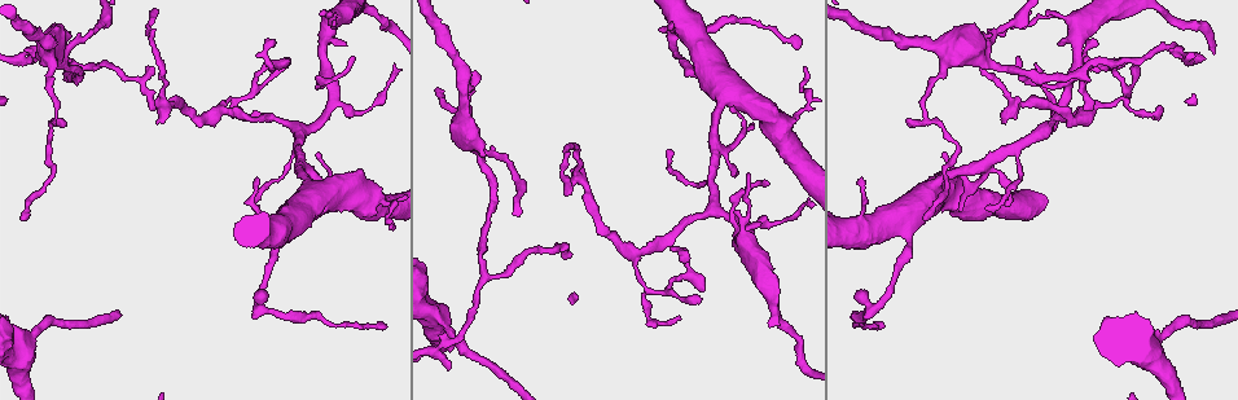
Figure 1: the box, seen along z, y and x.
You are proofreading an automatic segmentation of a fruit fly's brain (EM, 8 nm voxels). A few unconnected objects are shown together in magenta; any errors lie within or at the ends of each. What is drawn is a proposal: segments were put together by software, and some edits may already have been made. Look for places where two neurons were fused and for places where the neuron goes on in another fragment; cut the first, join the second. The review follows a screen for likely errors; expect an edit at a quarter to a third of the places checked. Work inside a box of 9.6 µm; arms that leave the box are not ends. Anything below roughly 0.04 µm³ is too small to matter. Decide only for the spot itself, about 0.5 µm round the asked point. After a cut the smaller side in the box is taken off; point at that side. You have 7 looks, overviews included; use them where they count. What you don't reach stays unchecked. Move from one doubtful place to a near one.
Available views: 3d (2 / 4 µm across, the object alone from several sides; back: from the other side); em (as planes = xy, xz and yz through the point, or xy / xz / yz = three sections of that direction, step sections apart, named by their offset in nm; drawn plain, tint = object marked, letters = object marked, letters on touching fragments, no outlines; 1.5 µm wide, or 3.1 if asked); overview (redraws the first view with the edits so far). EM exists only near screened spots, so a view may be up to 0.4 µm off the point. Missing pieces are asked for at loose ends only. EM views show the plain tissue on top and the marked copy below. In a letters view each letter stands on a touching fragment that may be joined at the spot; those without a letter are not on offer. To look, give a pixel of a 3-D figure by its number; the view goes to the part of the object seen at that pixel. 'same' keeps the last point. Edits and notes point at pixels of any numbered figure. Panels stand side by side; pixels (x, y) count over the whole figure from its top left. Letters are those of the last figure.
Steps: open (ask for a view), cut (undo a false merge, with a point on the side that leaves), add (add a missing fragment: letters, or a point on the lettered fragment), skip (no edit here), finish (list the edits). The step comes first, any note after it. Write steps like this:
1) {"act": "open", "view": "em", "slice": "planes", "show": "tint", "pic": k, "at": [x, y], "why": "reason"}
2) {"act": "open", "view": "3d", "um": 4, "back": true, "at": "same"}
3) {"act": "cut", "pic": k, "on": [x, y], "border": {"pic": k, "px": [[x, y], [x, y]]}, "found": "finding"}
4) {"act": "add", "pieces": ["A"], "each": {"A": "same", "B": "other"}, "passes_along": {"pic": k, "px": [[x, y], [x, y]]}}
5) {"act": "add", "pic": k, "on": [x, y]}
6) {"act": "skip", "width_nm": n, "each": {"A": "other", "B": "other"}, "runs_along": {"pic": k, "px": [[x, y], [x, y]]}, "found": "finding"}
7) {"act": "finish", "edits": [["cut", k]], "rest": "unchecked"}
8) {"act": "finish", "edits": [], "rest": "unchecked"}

{"act": "open", "view": "em", "slice": "planes", "show": "letters", "pic": 1, "at": [451, 367], "why": "tapers out"}

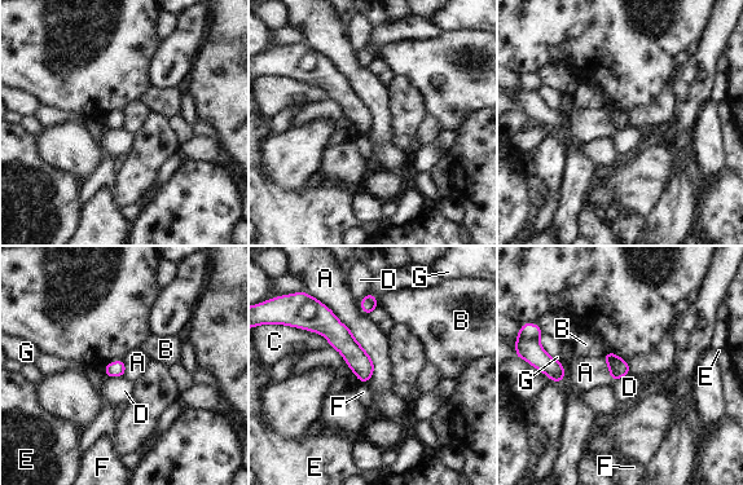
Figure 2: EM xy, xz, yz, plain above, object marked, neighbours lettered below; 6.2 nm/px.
{"act": "skip", "longest_contact_nm": ["A", 600], "each": {"A": "other", "B": "other", "C": "other", "D": "other", "E": "other", "F": "other", "G": "other"}, "found": "none of them fits"}

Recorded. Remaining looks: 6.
{"act": "open", "view": "em", "slice": "planes", "show": "tint", "pic": 1, "at": [1014, 107], "why": "abrupt turn"}

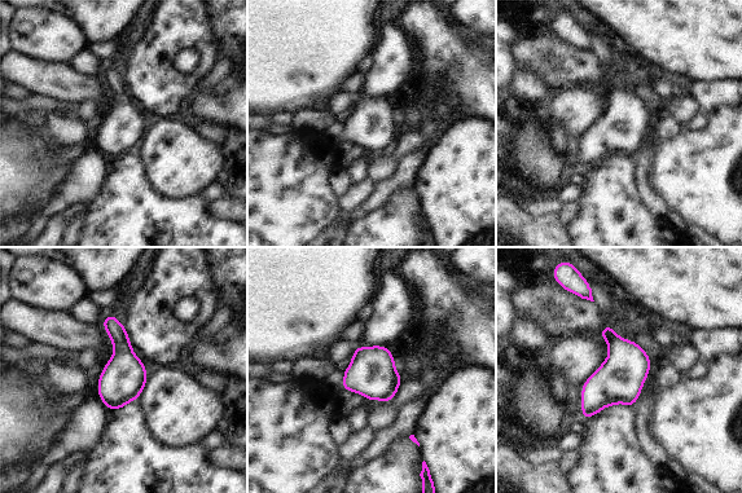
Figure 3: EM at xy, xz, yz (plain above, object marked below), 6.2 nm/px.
{"act": "open", "view": "em", "slice": "planes", "show": "letters", "at": "same", "why": "see the neighbours"}

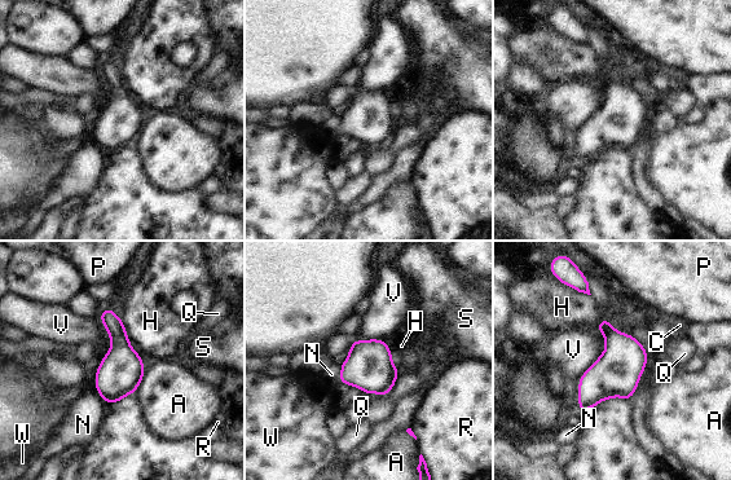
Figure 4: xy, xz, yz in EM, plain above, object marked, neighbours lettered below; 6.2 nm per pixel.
{"act": "skip", "longest_contact_nm": ["V", 320], "each": {"A": "other", "C": "other", "H": "other", "N": "other", "P": "other", "Q": "other", "R": "other", "S": "other", "V": "other", "W": "other"}, "border": {"pic": 4, "px": [[339, 383], [357, 387], [364, 393]]}, "found": "one neuron here"}

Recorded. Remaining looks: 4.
{"act": "open", "view": "em", "slice": "xy", "step": 8, "show": "tint", "pic": 1, "at": [333, 24], "why": "an open end"}

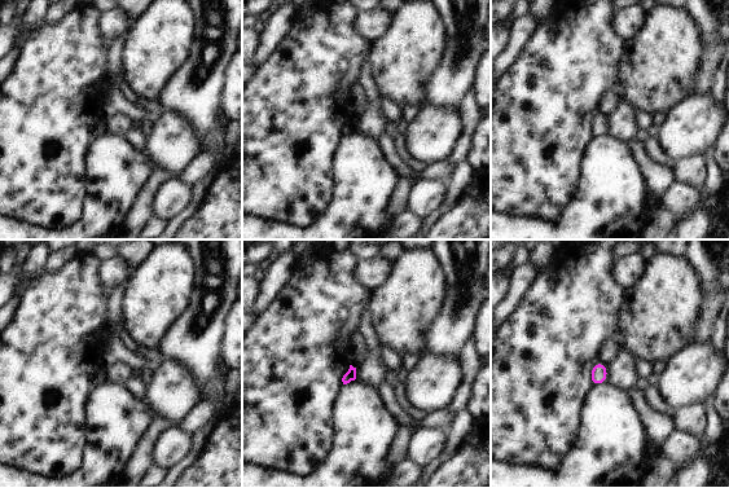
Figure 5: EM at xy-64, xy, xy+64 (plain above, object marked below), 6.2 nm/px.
{"act": "open", "view": "em", "slice": "planes", "show": "letters", "at": "same"}

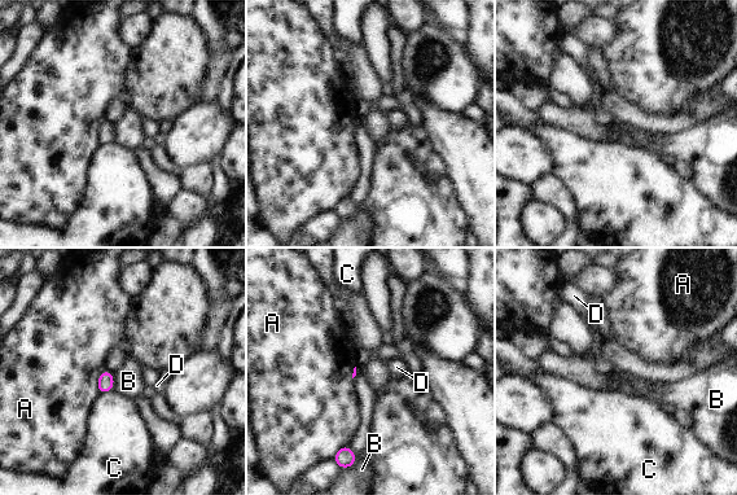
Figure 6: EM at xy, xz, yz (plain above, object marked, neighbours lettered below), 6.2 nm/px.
{"act": "skip", "each": {"A": "other", "B": "other", "C": "other", "D": "other"}, "border": {"pic": 6, "px": [[104, 368], [96, 384], [99, 393]]}, "found": "none of them fits"}

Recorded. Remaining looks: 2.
{"act": "finish", "edits": [], "rest": "unchecked"}

